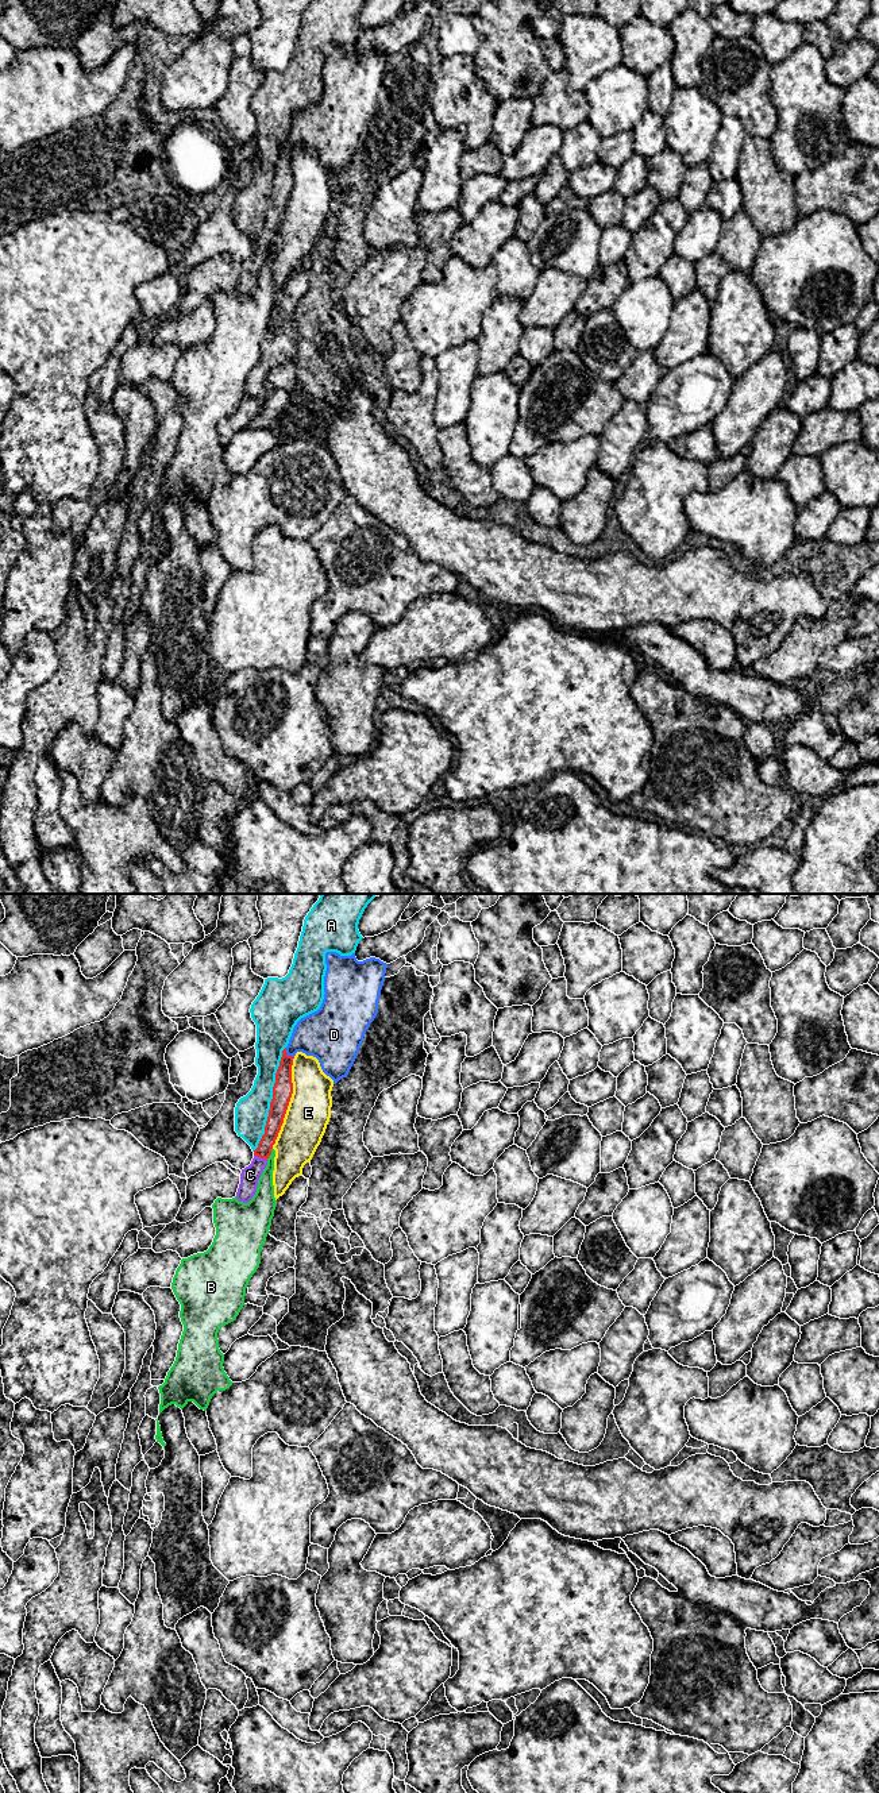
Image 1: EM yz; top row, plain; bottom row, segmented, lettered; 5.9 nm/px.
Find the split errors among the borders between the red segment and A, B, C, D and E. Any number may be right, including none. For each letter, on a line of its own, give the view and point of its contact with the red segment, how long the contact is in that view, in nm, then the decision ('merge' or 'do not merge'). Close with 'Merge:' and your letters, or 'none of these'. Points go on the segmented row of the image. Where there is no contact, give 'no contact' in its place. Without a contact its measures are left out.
A: meets red in yz at (272, 1099); contact 650 nm long; do not merge
B: meets red in yz at (270, 1153); contact 80 nm long; do not merge
C: meets red in yz at (261, 1157); contact 90 nm long; merge
D: meets red in yz at (286, 1055); contact 80 nm long; do not merge
E: meets red in yz at (288, 1103); contact 550 nm long; do not merge
Merge: C

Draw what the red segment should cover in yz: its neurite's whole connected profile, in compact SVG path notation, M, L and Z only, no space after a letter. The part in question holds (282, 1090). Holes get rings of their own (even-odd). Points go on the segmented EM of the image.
M286 1048L282 1050L279 1067L275 1073L273 1087L273 1099L270 1102L269 1117L258 1148L254 1150L254 1158L248 1167L242 1169L240 1184L236 1192L236 1199L248 1203L257 1192L258 1180L267 1165L267 1158L271 1154L273 1145L278 1137L284 1118L293 1094L292 1083L292 1056L286 1054Z

